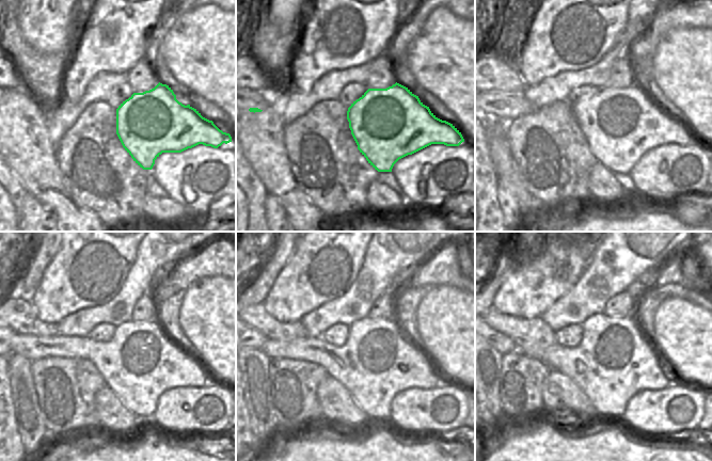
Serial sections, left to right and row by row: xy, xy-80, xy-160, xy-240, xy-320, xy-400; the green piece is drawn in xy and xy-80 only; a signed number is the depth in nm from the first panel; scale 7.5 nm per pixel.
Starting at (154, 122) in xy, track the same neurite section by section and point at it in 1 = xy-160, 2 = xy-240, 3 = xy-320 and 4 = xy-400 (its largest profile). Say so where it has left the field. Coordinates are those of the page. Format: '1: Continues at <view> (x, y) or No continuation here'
1: Continues at xy-160 (620, 125)
2: Continues at xy-240 (141, 362)
3: Continues at xy-320 (376, 363)
4: Continues at xy-400 (613, 362).

